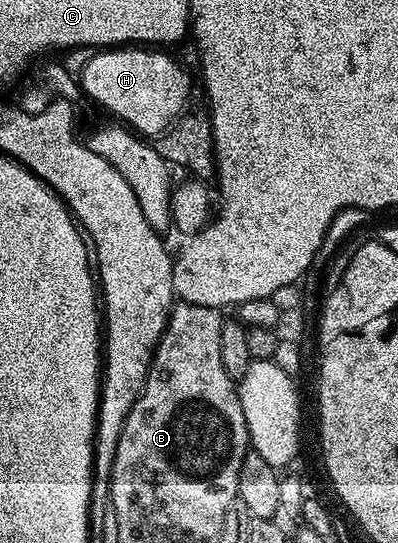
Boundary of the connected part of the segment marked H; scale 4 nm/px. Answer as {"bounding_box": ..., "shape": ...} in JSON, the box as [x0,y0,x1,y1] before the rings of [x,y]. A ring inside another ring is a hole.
{"bounding_box":[86,47,190,137],"shape":[[[117,47],[112,54],[94,59],[86,69],[86,89],[98,95],[99,108],[116,115],[144,137],[157,137],[173,126],[186,110],[190,75],[170,55],[150,47]]]}

